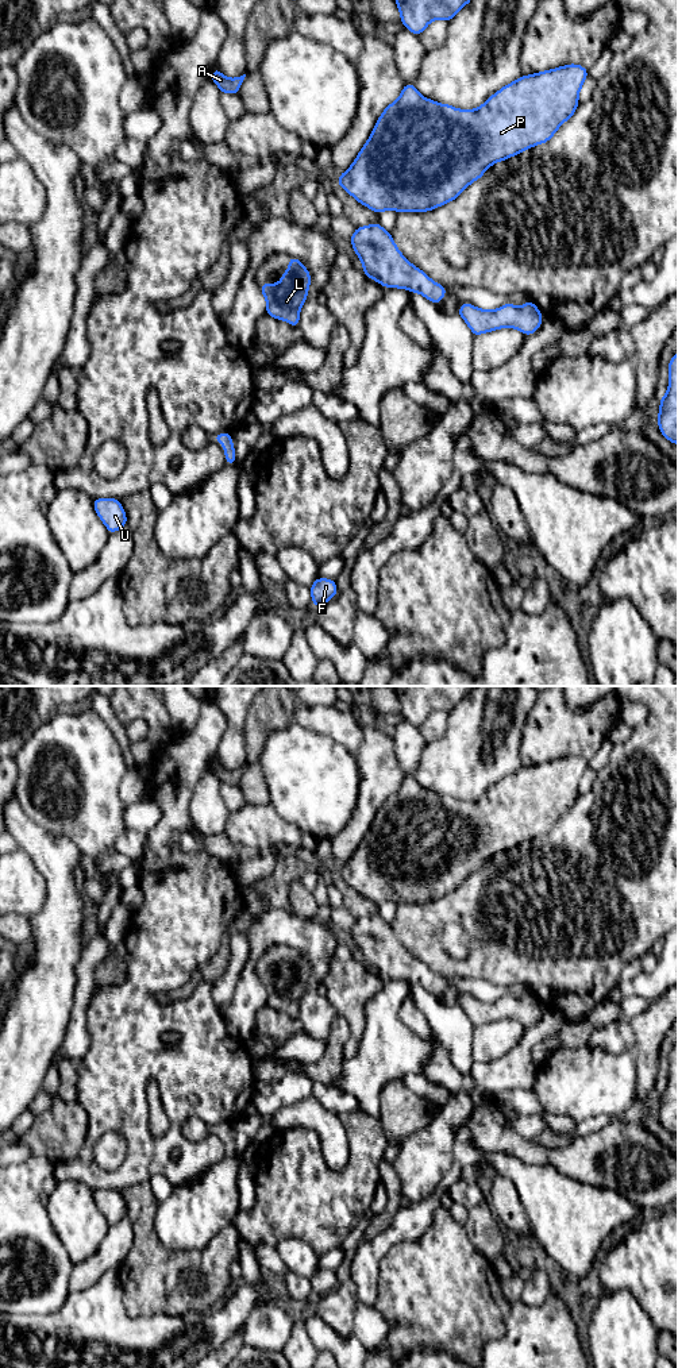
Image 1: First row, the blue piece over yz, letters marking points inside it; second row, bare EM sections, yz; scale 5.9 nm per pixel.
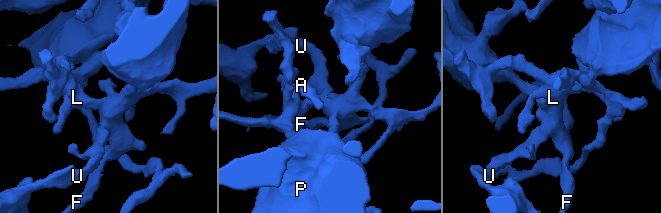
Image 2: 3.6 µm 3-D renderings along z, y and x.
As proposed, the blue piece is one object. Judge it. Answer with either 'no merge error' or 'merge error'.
no merge error

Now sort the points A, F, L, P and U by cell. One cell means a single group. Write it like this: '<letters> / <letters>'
A F L P U

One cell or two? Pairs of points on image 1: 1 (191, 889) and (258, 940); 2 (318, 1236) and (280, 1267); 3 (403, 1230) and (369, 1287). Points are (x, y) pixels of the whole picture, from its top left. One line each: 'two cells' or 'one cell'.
1: two cells
2: two cells
3: one cell

